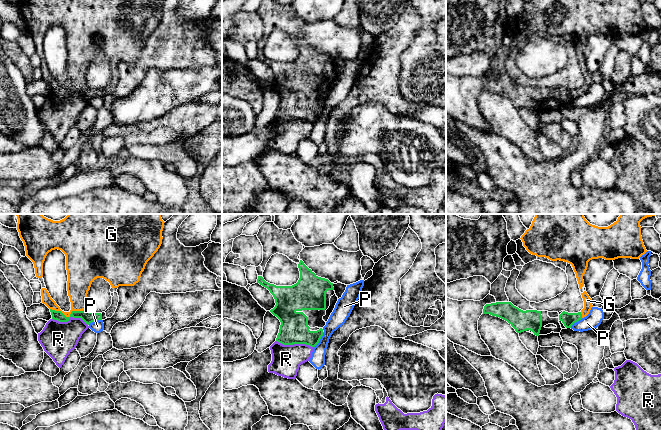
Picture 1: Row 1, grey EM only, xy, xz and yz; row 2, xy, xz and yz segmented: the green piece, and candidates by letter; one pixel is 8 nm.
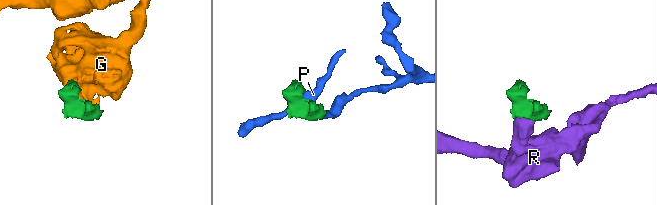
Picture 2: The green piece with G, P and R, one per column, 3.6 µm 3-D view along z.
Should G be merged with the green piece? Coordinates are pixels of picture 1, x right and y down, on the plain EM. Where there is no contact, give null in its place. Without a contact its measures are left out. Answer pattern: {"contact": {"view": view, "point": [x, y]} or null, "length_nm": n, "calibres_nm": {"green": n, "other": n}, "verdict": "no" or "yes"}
{"contact": {"view": "xy", "point": [70, 91]}, "length_nm": 300, "calibres_nm": {"green": 100, "other": 190}, "verdict": "yes"}

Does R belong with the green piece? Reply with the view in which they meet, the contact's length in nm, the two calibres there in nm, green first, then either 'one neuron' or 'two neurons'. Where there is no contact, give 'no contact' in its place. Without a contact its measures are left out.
contact in xy; length 300 nm; calibres 100 and 280 nm; two neurons

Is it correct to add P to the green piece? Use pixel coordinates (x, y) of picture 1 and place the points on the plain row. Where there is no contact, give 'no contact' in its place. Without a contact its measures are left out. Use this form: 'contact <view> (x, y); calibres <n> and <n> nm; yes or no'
contact xz (319, 116); calibres 240 and 130 nm; no

